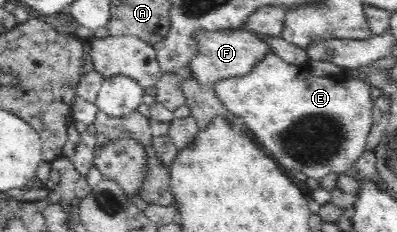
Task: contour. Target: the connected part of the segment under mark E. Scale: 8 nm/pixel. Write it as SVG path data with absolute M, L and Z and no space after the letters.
M270 52L250 73L212 87L228 111L244 119L258 142L290 174L299 171L317 180L332 172L342 174L367 151L373 99L364 81L312 74L305 66L288 64Z

